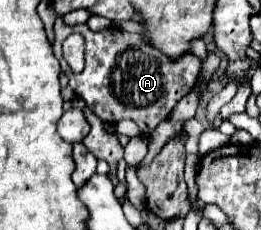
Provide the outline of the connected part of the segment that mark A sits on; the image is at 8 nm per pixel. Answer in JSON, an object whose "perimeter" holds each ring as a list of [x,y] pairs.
{"perimeter":[[[56,17],[54,21],[54,31],[56,31],[56,41],[54,43],[54,55],[62,61],[64,65],[64,59],[62,59],[62,41],[72,35],[72,33],[80,33],[84,39],[86,39],[86,67],[82,73],[72,73],[70,69],[66,69],[66,65],[62,67],[68,77],[70,77],[70,87],[74,89],[74,93],[78,97],[82,97],[86,101],[86,105],[94,111],[94,115],[98,115],[104,123],[118,123],[122,119],[132,119],[138,129],[142,131],[144,137],[148,137],[160,121],[164,121],[170,111],[176,107],[176,103],[186,95],[190,93],[190,89],[194,87],[198,75],[200,75],[200,67],[202,67],[202,61],[198,57],[194,57],[192,53],[180,57],[178,61],[170,61],[168,57],[164,57],[158,49],[146,45],[146,41],[142,39],[142,35],[138,33],[126,33],[122,31],[120,27],[110,27],[110,29],[104,29],[104,31],[90,31],[88,25],[66,25],[62,21],[62,17]]]}

